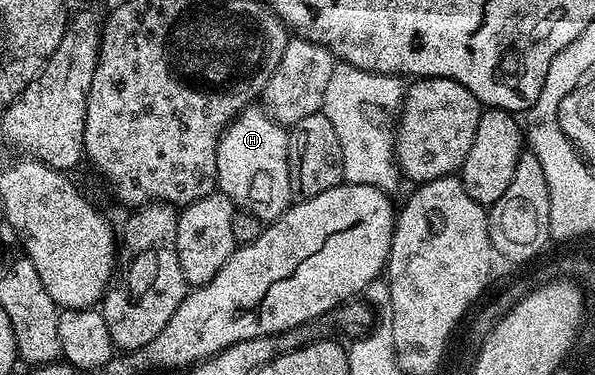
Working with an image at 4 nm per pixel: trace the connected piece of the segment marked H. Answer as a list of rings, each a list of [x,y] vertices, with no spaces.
[[[251,105],[230,121],[218,139],[216,149],[217,190],[234,202],[235,208],[247,211],[263,221],[281,217],[291,206],[290,170],[288,169],[287,128],[266,114],[261,106]]]

